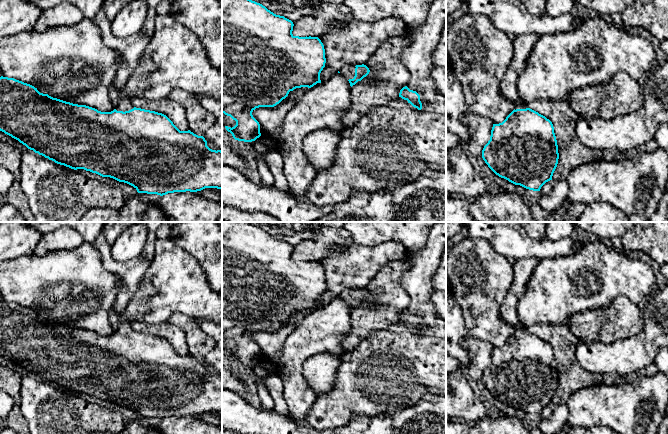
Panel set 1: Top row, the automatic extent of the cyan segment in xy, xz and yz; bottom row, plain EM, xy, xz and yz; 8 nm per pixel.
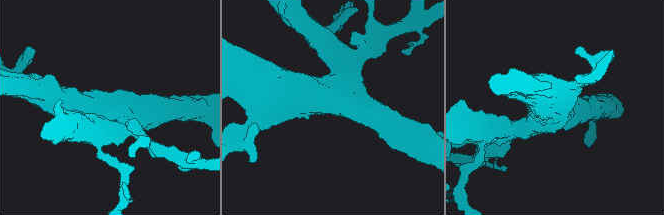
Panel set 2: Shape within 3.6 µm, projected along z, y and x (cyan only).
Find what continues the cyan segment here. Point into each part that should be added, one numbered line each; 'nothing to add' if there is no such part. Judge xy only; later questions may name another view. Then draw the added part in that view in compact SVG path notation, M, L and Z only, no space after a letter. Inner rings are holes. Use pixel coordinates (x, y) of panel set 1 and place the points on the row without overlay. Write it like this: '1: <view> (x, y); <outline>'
1: xy (124, 328); M122 322L117 331L115 332L117 335L129 335L131 333L133 333L134 330L133 328L131 327L131 323L130 322Z

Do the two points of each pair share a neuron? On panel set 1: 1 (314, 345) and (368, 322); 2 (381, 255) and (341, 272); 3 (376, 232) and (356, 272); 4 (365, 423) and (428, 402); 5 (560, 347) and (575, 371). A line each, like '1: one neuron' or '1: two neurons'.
1: two neurons
2: one neuron
3: two neurons
4: one neuron
5: one neuron

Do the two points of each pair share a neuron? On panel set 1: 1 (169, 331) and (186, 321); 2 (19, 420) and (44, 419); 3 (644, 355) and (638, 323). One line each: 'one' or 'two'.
1: two
2: two
3: two

